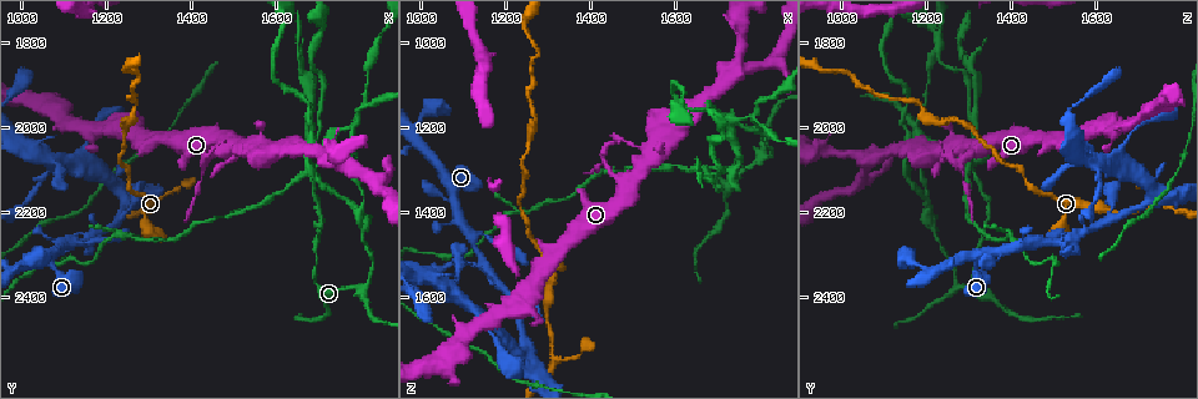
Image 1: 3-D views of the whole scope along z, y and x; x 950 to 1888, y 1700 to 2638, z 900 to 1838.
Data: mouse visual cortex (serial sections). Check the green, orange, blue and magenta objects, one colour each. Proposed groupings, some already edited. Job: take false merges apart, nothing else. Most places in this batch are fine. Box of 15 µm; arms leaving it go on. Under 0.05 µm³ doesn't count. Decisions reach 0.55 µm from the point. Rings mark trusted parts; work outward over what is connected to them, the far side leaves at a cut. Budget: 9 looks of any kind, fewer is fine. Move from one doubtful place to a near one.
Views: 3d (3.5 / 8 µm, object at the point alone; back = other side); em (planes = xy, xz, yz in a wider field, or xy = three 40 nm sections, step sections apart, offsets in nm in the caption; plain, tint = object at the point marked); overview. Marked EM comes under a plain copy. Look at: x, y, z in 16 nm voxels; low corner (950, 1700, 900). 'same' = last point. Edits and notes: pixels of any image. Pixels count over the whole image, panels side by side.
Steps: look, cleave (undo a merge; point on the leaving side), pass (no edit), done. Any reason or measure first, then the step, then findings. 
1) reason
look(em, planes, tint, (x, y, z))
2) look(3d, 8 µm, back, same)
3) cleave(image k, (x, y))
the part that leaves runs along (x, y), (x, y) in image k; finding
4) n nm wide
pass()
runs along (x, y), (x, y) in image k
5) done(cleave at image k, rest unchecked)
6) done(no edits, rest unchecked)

narrows sharply
look(3d, 3.5 µm, (1065, 2310, 1325))

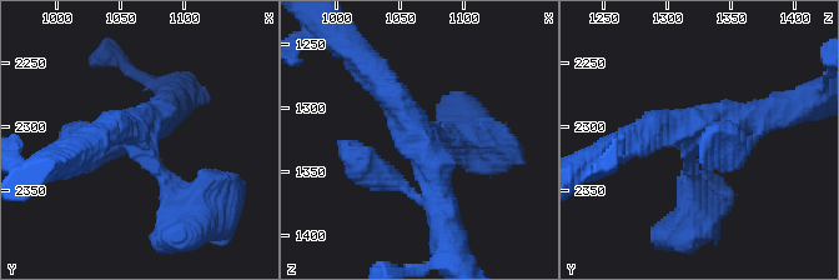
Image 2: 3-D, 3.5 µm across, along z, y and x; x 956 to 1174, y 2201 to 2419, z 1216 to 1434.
pass()
runs along (697, 216), (691, 144), (760, 118) in image 2; all the same cell

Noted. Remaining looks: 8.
sharp bend
look(3d, 3.5 µm, (1270, 1940, 1180))

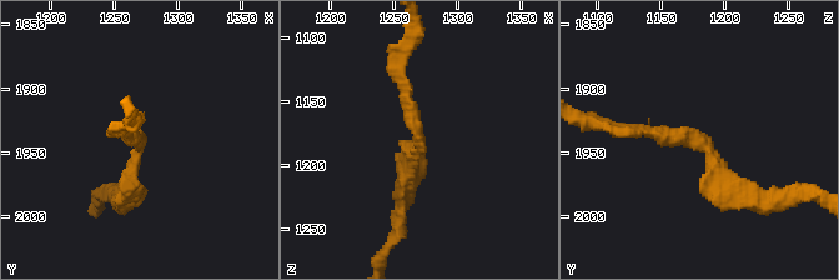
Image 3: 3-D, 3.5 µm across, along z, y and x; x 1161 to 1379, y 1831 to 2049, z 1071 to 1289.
arms of 150, 300 nm
look(em, xy, step 5, tint, (1268, 1942, 1184))

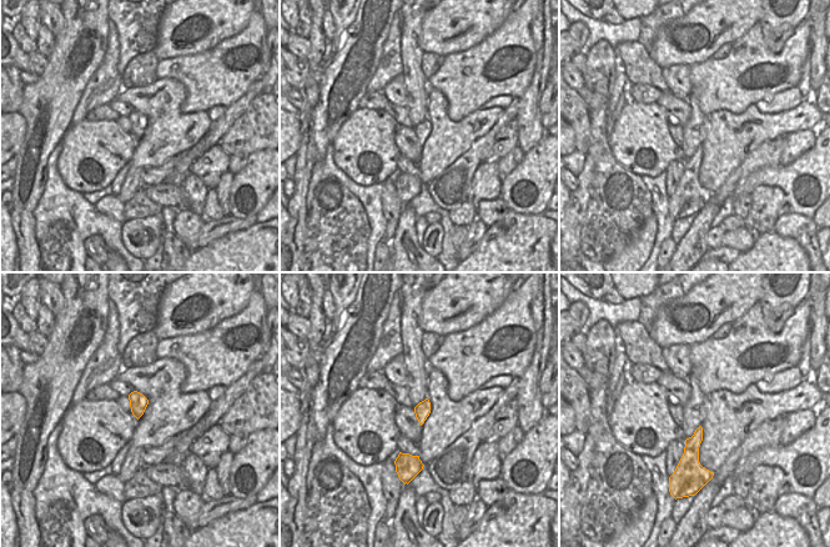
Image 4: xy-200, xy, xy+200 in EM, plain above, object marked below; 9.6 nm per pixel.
150 nm wide
pass()
runs along (745, 199), (688, 134), (627, 130) in image 3; all the same cell

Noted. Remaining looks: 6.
three arms meet
look(3d, 3.5 µm, (1800, 2375, 1270))

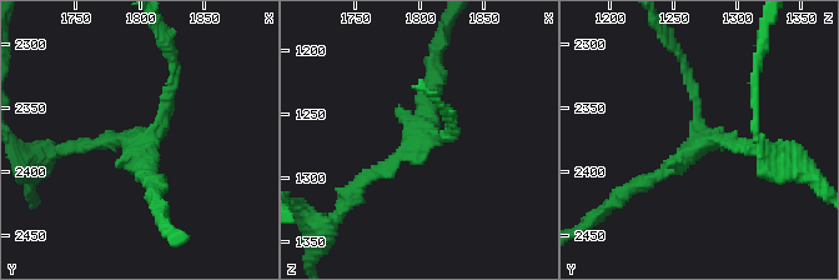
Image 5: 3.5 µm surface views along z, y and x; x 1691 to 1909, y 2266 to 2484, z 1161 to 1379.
look(em, xy, step 3, tint, (1802, 2378, 1272))

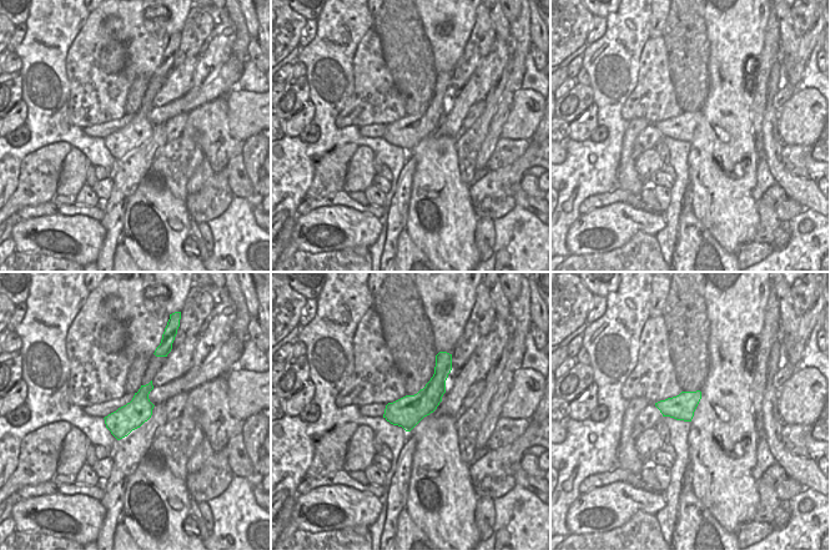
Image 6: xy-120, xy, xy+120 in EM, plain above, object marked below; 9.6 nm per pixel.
3 arms
pass()
runs along (75, 145), (144, 141), (175, 73) in image 5; all the same cell

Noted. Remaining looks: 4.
thick turns thin
look(3d, 3.5 µm, (1795, 2200, 1205))

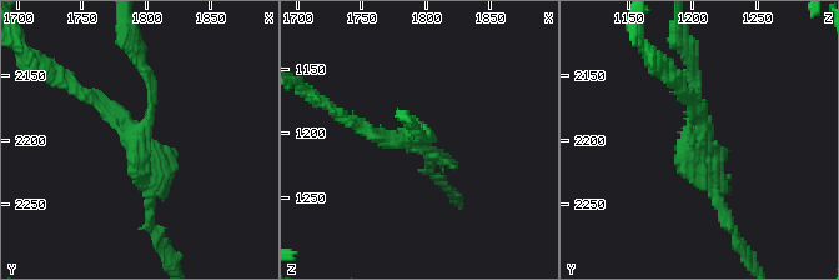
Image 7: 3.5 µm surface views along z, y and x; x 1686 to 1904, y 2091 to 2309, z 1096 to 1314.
now the EM
look(em, xy, step 1, tint, (1792, 2200, 1202))

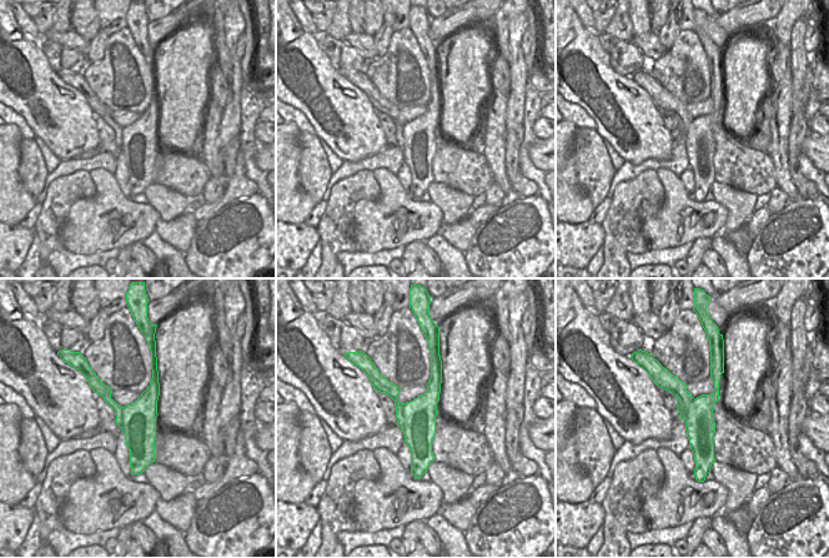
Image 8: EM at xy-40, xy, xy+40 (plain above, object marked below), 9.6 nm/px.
360 nm wide
cleave(image 7, (98, 94))
the part that leaves runs along (127, 124), (93, 93), (43, 66) in image 7; two cells meet here

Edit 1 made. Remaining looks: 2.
done(cleave at image 7, rest unchecked)

